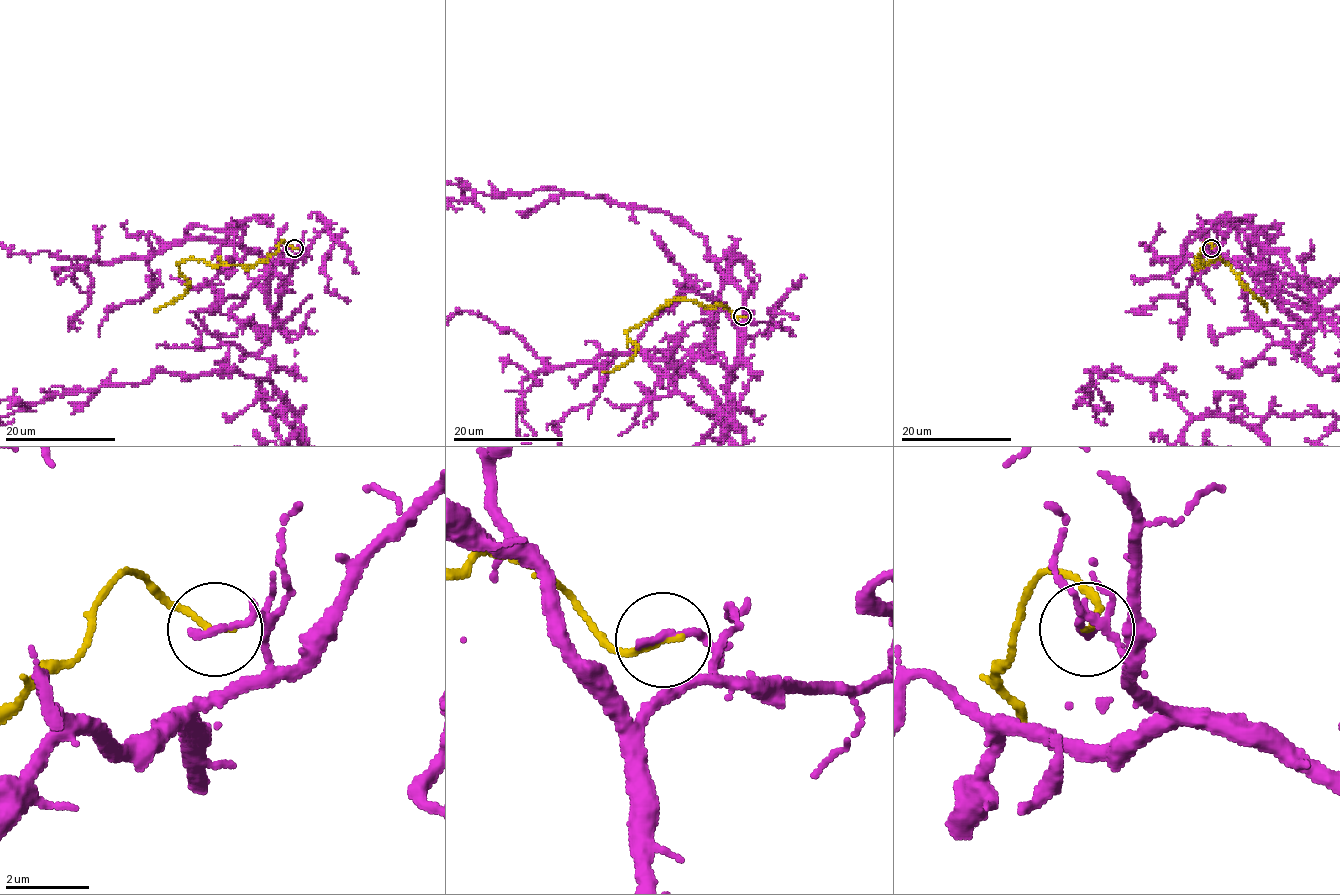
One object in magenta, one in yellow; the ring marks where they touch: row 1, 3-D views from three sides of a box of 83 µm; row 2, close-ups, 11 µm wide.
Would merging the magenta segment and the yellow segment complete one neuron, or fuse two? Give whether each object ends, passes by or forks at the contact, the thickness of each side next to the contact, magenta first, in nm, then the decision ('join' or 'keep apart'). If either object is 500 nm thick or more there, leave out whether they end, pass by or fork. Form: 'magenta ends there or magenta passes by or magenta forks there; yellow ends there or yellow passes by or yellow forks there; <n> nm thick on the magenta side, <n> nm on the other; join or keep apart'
magenta ends there; yellow ends there; 200 nm thick on the magenta side, 140 nm on the other; join

